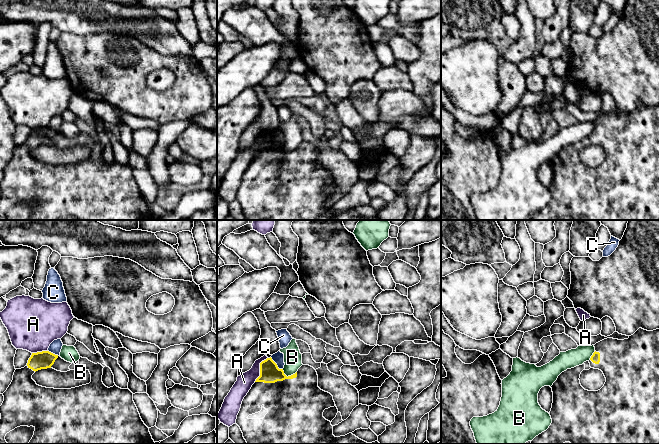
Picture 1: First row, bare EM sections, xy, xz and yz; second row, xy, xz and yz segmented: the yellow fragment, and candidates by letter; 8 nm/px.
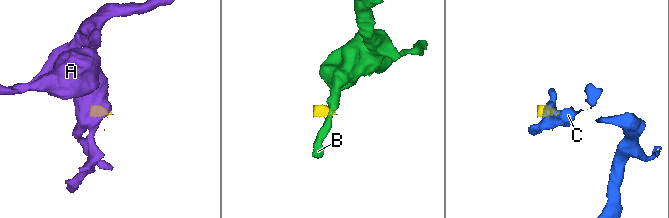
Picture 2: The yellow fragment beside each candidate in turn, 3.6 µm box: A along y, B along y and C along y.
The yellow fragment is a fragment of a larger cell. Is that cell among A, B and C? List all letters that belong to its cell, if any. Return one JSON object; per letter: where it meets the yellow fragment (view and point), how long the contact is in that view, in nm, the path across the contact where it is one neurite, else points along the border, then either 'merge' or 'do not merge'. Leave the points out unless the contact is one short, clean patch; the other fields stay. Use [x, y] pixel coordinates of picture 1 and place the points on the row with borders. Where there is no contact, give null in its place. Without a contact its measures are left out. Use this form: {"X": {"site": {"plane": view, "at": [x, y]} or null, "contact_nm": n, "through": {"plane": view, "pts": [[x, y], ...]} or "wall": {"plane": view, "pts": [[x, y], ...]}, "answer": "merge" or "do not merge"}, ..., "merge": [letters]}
{"A": {"site": {"plane": "xz", "at": [260, 369]}, "contact_nm": 220, "wall": {"plane": "xz", "pts": [[267, 357], [260, 363], [260, 375], [254, 381]]}, "answer": "do not merge"}, "B": {"site": {"plane": "xz", "at": [288, 376]}, "contact_nm": 120, "wall": {"plane": "xz", "pts": [[282, 369], [287, 376], [292, 375], [296, 371]]}, "answer": "do not merge"}, "C": {"site": {"plane": "xz", "at": [276, 364]}, "contact_nm": 140, "wall": {"plane": "xz", "pts": [[270, 357], [282, 369]]}, "answer": "do not merge"}, "merge": []}

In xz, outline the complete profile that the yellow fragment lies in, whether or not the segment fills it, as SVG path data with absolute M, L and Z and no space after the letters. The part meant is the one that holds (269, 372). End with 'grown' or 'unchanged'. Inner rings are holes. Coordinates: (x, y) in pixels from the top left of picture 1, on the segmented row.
M272 355L266 356L268 358L260 363L260 376L244 397L236 419L247 444L380 444L378 441L367 443L352 433L335 437L333 426L323 417L323 412L336 405L333 396L318 387L316 370L309 365L302 365L295 374L287 377L272 360Z; grown

